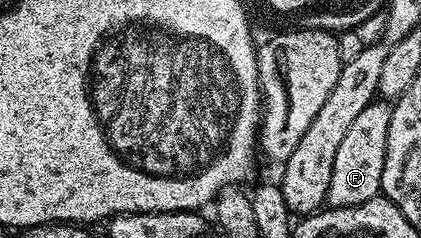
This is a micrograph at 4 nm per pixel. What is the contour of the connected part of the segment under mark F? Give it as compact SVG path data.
M374 101L359 112L355 121L351 121L347 137L343 137L335 153L335 165L331 168L331 185L325 198L329 207L363 205L363 201L371 201L381 195L383 161L387 157L387 129L391 125L392 112L388 102Z

